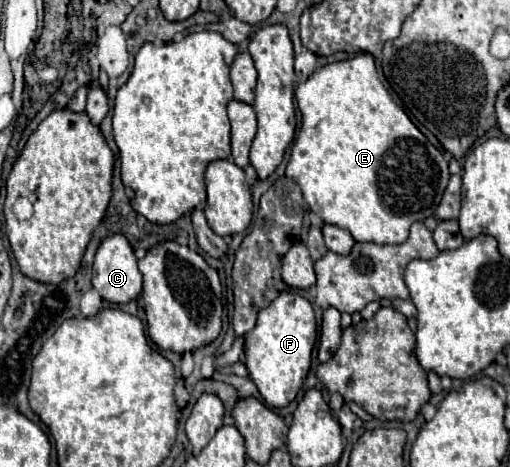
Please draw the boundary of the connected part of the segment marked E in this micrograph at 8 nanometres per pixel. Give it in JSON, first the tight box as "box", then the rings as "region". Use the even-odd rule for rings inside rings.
{"box":[286,53,450,245],"region":[[[360,53],[352,59],[328,63],[324,67],[320,67],[304,83],[298,85],[298,89],[295,91],[295,100],[297,106],[300,107],[300,113],[302,113],[302,127],[300,127],[300,132],[294,140],[294,144],[292,144],[292,155],[290,155],[290,161],[288,161],[288,167],[286,167],[286,177],[294,179],[302,187],[302,195],[304,195],[310,211],[316,213],[324,223],[332,223],[332,225],[338,225],[342,229],[348,229],[350,235],[356,241],[398,245],[398,243],[404,243],[408,239],[408,229],[414,221],[424,221],[426,217],[434,215],[434,211],[436,211],[436,207],[438,207],[438,203],[440,203],[440,199],[446,191],[446,185],[448,185],[448,177],[450,177],[448,163],[446,163],[444,155],[434,145],[428,143],[428,139],[416,129],[416,125],[410,121],[408,115],[390,97],[390,93],[384,89],[380,77],[376,73],[374,57],[370,53]]]}

